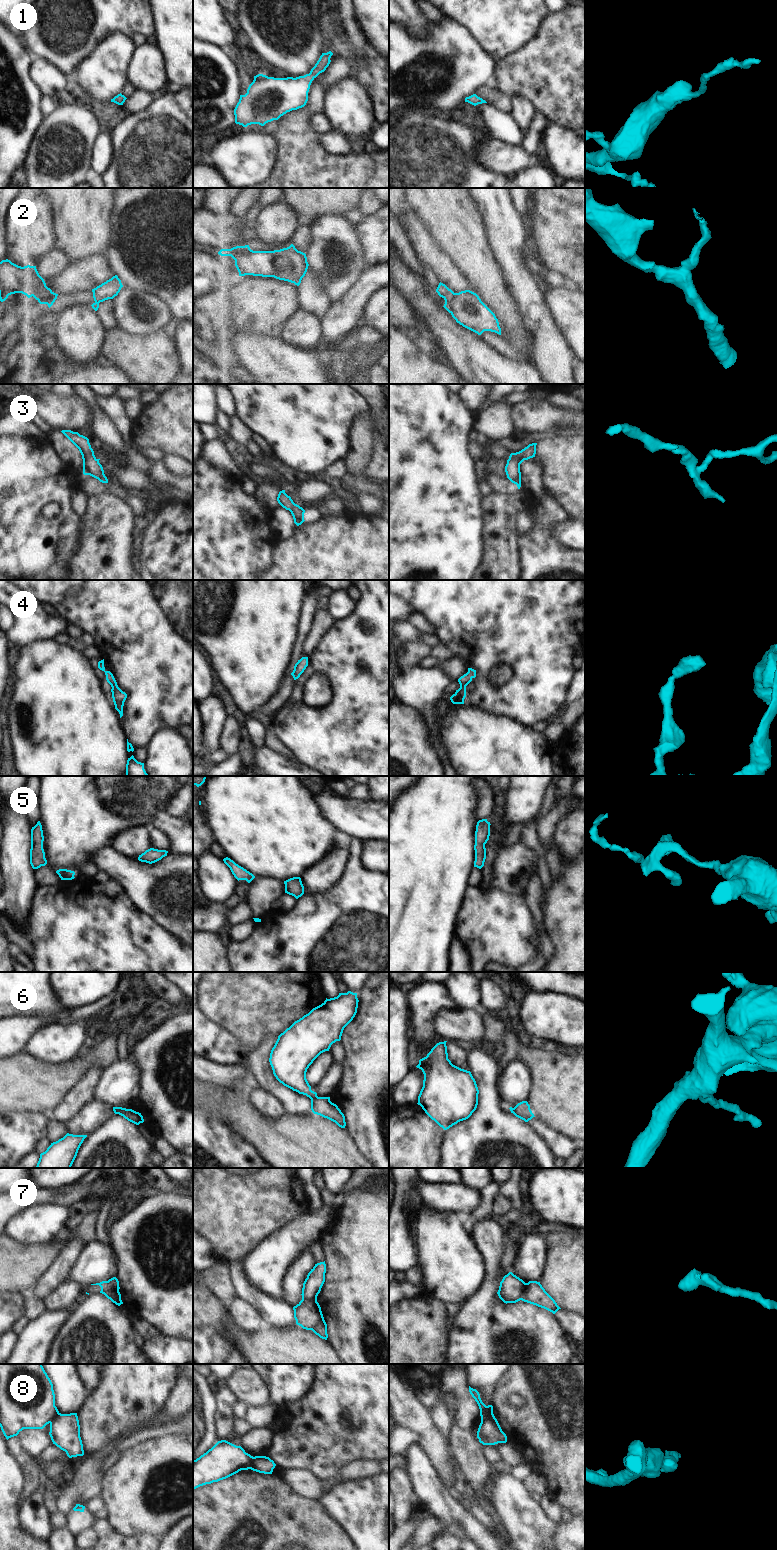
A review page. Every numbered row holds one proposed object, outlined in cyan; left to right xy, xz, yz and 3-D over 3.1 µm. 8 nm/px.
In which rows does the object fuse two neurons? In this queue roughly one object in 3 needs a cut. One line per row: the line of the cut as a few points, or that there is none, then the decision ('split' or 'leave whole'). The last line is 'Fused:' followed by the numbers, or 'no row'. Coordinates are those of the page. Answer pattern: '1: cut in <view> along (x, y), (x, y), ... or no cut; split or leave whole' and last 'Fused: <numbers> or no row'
1: no cut; leave whole
2: cut in yz along (455, 293), (453, 298), (445, 303); split
3: no cut; leave whole
4: no cut; leave whole
5: no cut; leave whole
6: cut in xz along (317, 1096), (311, 1099); split
7: cut in yz along (526, 1283), (519, 1299); split
8: cut in xz along (253, 1457), (249, 1468); split
Fused: 2, 6, 7, 8

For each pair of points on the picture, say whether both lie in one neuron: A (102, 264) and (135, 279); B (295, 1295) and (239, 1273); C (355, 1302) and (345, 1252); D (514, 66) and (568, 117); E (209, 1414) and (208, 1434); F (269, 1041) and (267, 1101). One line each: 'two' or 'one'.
A: two
B: two
C: one
D: one
E: one
F: two

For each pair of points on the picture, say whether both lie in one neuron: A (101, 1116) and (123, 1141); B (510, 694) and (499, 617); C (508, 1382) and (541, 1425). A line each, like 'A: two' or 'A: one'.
A: two
B: one
C: one

